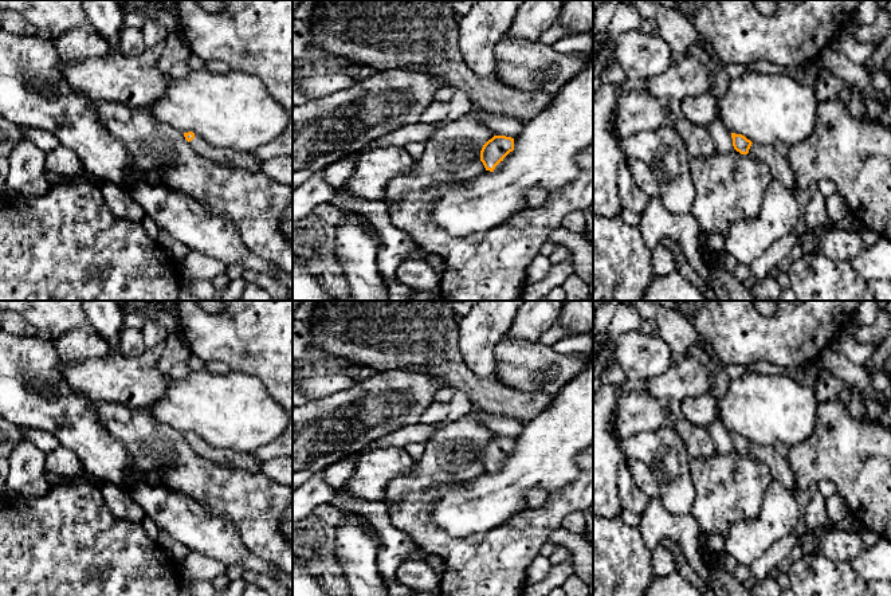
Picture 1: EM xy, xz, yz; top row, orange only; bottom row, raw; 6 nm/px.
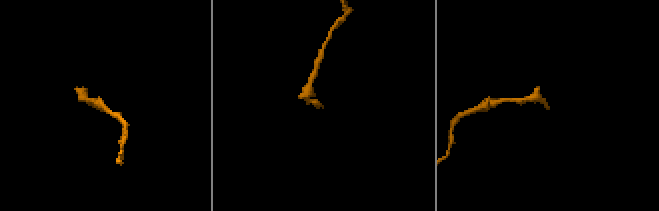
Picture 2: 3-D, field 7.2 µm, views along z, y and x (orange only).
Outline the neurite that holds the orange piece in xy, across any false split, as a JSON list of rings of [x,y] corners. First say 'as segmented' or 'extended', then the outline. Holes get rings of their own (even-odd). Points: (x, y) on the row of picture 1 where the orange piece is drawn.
extended | [[[192,132],[184,133],[184,137],[197,154],[216,164],[243,168],[250,172],[259,172],[260,169],[260,161],[254,153],[219,149]]]

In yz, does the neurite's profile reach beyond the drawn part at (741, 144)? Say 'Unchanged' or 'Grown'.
Grown

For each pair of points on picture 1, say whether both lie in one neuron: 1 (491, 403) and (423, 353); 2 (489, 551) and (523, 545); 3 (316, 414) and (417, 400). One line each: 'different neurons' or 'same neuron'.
1: same neuron
2: same neuron
3: same neuron

